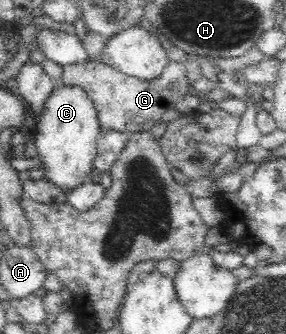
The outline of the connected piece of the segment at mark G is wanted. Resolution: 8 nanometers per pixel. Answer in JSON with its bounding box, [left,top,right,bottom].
[63,60,192,132]

